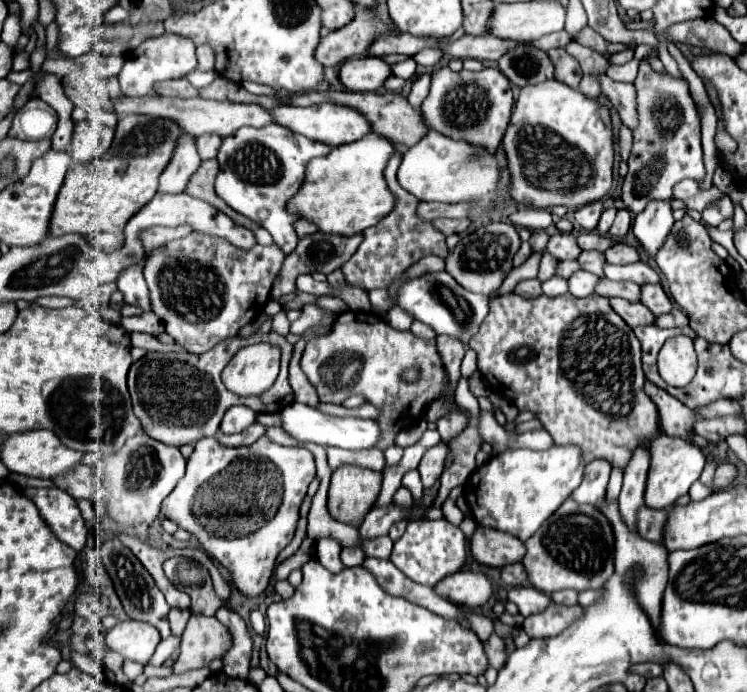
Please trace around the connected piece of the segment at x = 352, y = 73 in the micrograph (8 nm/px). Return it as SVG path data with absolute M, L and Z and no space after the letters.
M380 58L348 60L340 66L340 82L352 92L376 92L392 74L390 66Z

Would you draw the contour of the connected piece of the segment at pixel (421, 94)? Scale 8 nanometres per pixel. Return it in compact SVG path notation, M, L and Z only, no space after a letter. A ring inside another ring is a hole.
M422 74L418 80L414 80L410 94L408 94L408 102L416 108L420 108L420 104L424 102L424 98L428 96L430 90L430 74Z

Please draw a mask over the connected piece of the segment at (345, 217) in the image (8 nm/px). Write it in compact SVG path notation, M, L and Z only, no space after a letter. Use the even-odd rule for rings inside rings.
M370 132L360 140L332 148L330 154L322 158L312 158L306 164L306 174L296 196L286 204L286 210L298 218L306 218L320 232L354 236L364 232L382 220L390 206L394 206L394 196L390 194L386 180L382 180L382 170L396 146L386 138Z

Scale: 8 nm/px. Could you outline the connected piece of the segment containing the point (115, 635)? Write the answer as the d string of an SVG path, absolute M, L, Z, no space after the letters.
M138 620L118 622L112 630L106 632L108 648L140 664L146 664L152 658L158 642L160 642L160 632L154 626Z

